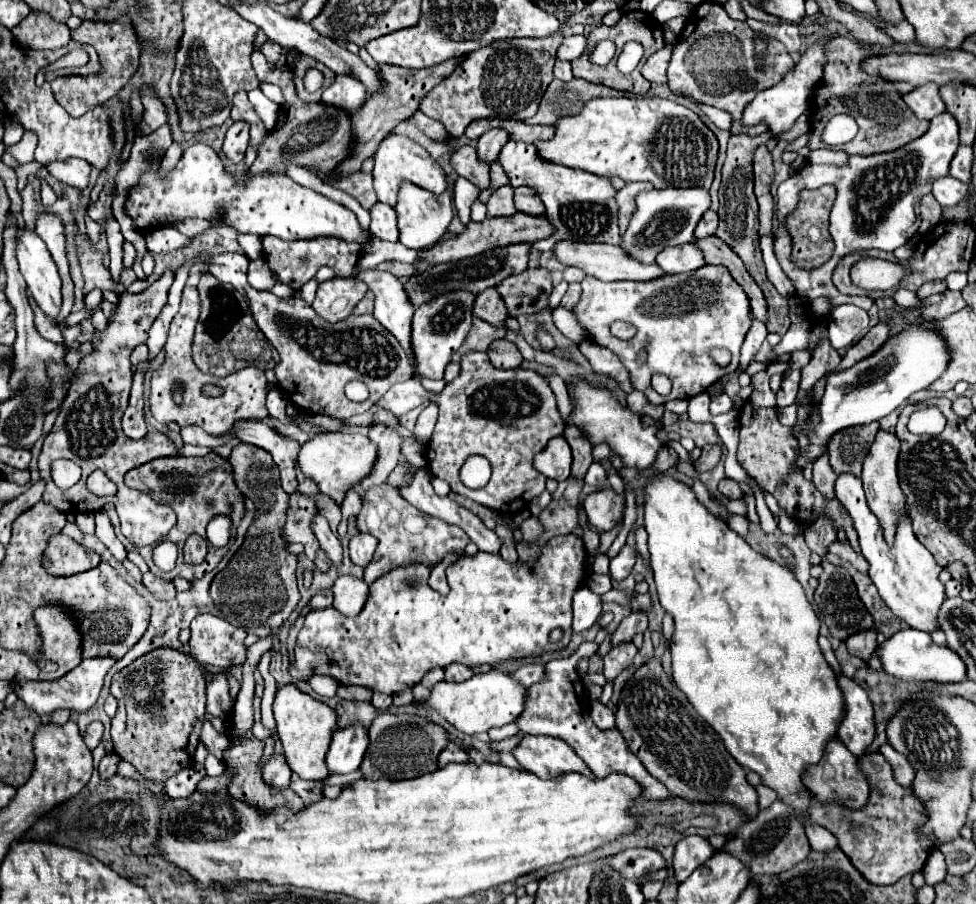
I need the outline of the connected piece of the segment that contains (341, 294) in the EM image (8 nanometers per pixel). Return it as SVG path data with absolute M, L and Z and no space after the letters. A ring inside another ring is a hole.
M332 278L318 286L312 308L324 320L338 322L352 312L354 304L358 304L366 290L366 284L362 284L356 278Z

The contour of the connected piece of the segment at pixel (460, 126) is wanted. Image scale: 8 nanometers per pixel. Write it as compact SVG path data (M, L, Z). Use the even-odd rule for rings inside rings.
M550 36L546 40L502 40L488 44L486 48L468 54L466 60L442 84L428 92L422 98L420 110L442 122L450 136L462 136L466 126L480 118L532 118L538 110L542 94L554 78L552 68L560 44L562 36Z

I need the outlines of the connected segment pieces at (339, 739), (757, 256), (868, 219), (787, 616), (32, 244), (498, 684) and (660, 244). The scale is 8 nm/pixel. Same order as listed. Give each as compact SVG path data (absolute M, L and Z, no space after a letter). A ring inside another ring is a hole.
M360 724L336 730L326 754L326 766L330 776L354 772L362 762L366 746L368 746L368 734Z
M770 132L750 138L746 134L742 136L732 136L728 142L728 154L726 154L726 162L722 168L722 184L720 184L720 226L716 230L716 236L722 238L746 264L746 270L752 274L752 278L756 280L756 284L762 288L762 292L766 292L766 300L770 304L770 320L766 322L768 332L774 334L784 334L790 326L790 318L788 318L788 304L786 298L778 294L778 290L772 286L772 282L766 278L766 270L764 270L764 262L762 262L762 252L760 252L760 244L758 244L758 202L754 196L754 148L766 144L770 140Z
M942 112L936 118L932 118L932 124L922 138L914 140L912 144L906 144L904 148L886 154L874 154L874 156L852 156L848 166L844 168L806 164L798 172L794 172L788 180L784 180L778 186L778 234L774 240L774 252L782 270L792 280L800 302L810 304L814 298L826 296L834 306L856 304L862 306L864 310L870 310L874 300L866 296L844 296L832 284L832 272L838 260L854 250L880 248L892 252L904 246L918 230L918 224L914 222L918 216L920 198L932 190L934 180L948 176L948 166L956 148L958 148L958 122L950 112ZM824 184L832 184L838 190L832 208L832 222L830 222L830 234L836 248L826 264L808 272L796 268L790 262L790 236L784 228L784 216L792 212L792 208L796 208L798 192L802 188L820 188Z
M664 472L652 474L646 480L648 480L648 484L644 488L644 526L648 532L648 550L650 550L650 560L652 560L650 564L652 564L660 604L674 618L674 634L670 638L674 682L686 694L690 704L700 712L700 716L720 734L720 738L724 740L724 746L728 748L728 752L732 752L732 756L738 760L738 764L758 772L762 776L762 782L766 786L770 786L772 790L776 790L778 798L786 800L796 810L806 810L810 804L810 792L802 784L800 774L804 772L806 764L816 764L822 758L824 744L828 744L828 740L836 734L838 720L842 718L842 712L844 712L844 700L842 700L842 692L836 684L834 670L830 668L830 664L826 664L826 660L818 648L818 642L816 642L820 622L814 614L814 608L804 594L804 588L800 586L800 582L794 578L794 574L788 568L764 558L754 548L750 548L750 544L728 526L728 522L724 522L722 518L708 512L708 508L696 498L696 494L690 486L686 486L680 480L674 480L670 474L664 474Z
M8 212L10 216L10 222L16 224L16 258L18 258L18 264L20 264L20 272L28 284L28 290L30 294L34 296L34 300L38 302L38 306L52 318L56 320L56 314L60 310L60 304L62 304L62 294L60 294L60 276L58 276L58 270L56 270L56 264L44 244L44 240L34 232L30 230L28 226L18 226L16 222L16 216L12 212Z
M492 670L488 674L474 674L464 682L436 682L430 688L430 696L422 702L414 702L414 708L430 708L436 710L446 722L450 722L458 732L478 734L488 732L494 726L502 726L514 720L518 712L524 708L526 688L514 682L506 672Z
M664 188L640 192L636 196L636 210L630 218L628 230L622 236L620 248L642 264L654 262L656 254L666 246L680 246L694 240L694 228L700 216L710 208L710 194L704 188Z

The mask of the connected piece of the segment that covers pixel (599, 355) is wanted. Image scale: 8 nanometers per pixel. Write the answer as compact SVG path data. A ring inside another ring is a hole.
M586 338L584 342L580 342L580 350L582 354L590 360L594 372L598 374L608 374L612 378L616 378L622 386L622 390L626 390L628 394L634 390L632 386L632 380L630 380L630 372L624 368L622 360L608 348L592 342L590 338Z

